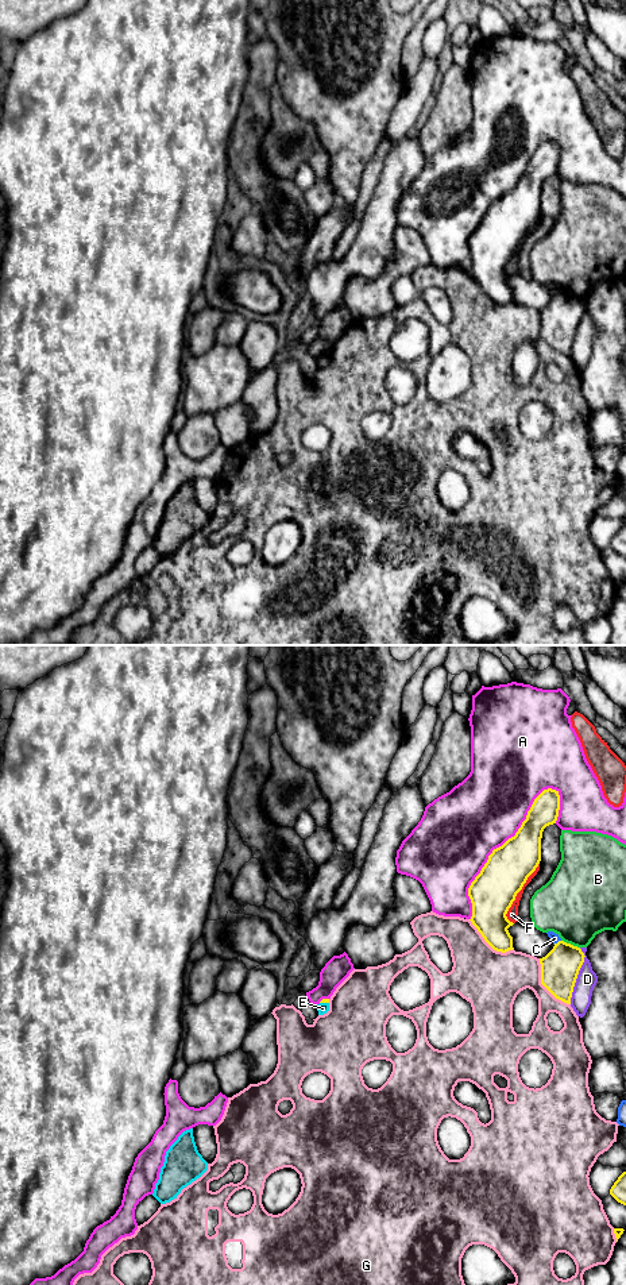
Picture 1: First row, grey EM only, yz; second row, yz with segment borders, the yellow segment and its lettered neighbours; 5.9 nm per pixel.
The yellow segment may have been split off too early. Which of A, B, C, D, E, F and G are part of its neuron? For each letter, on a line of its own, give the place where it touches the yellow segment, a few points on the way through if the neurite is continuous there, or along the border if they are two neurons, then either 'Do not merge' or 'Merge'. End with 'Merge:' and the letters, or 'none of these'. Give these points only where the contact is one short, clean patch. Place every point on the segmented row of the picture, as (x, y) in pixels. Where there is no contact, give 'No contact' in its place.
A: Touches yellow at yz (499, 846). Do not merge
B: Touches yellow at yz (570, 944). Do not merge
C: Touches yellow at yz (557, 942). Do not merge
D: Touches yellow at yz (576, 976). Do not merge
E: Touches yellow at yz (324, 1002). Boundary: yz (320, 1002), (328, 1003). Do not merge
F: Touches yellow at yz (517, 892). Do not merge
G: Touches yellow at yz (544, 986). Do not merge
Merge: none of these

